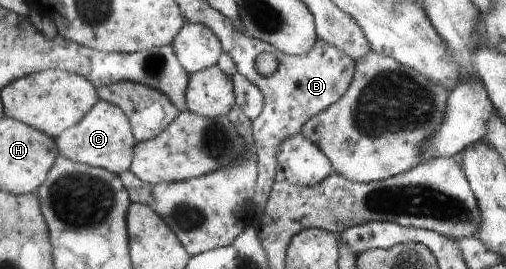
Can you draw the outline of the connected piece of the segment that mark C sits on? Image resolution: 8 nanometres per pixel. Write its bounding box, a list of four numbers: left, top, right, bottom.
[56,99,138,176]

